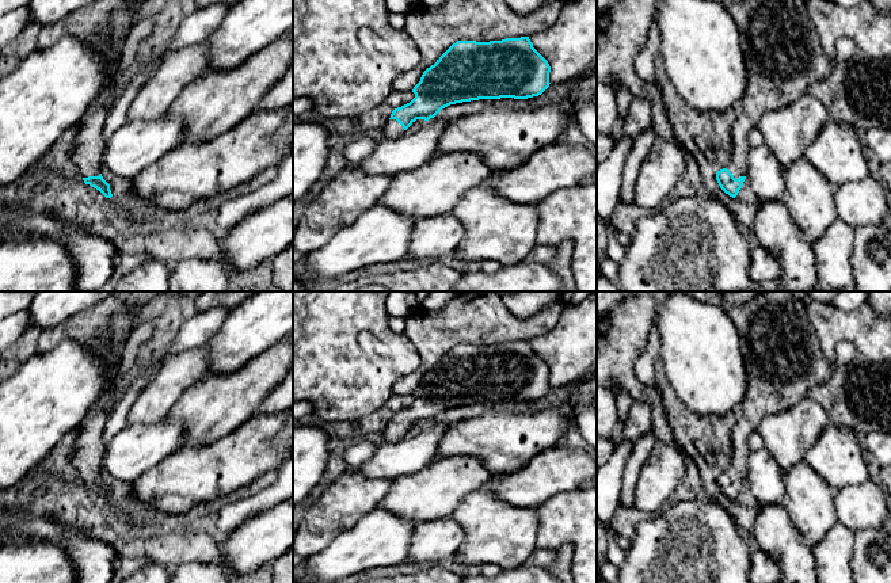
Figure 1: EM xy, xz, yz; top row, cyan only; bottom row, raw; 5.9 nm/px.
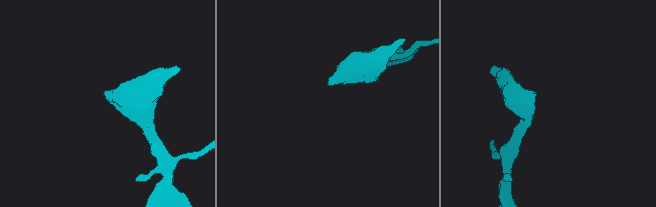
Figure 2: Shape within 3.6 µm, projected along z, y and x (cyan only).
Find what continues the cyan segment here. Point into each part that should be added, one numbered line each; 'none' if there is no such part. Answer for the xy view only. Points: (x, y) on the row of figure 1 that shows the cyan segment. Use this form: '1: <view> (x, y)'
1: xy (88, 149)

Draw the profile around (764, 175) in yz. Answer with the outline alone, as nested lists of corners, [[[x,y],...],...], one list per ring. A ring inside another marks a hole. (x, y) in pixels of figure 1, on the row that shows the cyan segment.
[[[766,145],[750,146],[746,180],[759,202],[783,201],[785,193],[783,171]]]

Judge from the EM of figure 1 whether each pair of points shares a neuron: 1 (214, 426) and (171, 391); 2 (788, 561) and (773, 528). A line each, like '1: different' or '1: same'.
1: different
2: same

